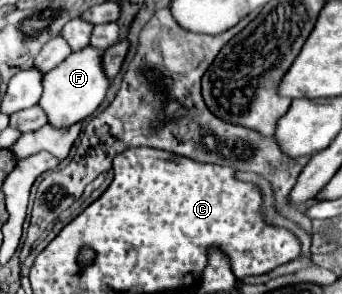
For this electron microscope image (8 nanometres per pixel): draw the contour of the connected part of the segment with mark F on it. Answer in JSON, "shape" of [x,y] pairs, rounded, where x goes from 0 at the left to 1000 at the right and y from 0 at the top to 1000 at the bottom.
{"shape":[[[249,160],[225,180],[208,180],[178,221],[126,255],[126,330],[114,337],[114,364],[132,378],[149,432],[184,439],[260,398],[295,357],[313,296],[319,269],[295,235],[295,173]]]}

